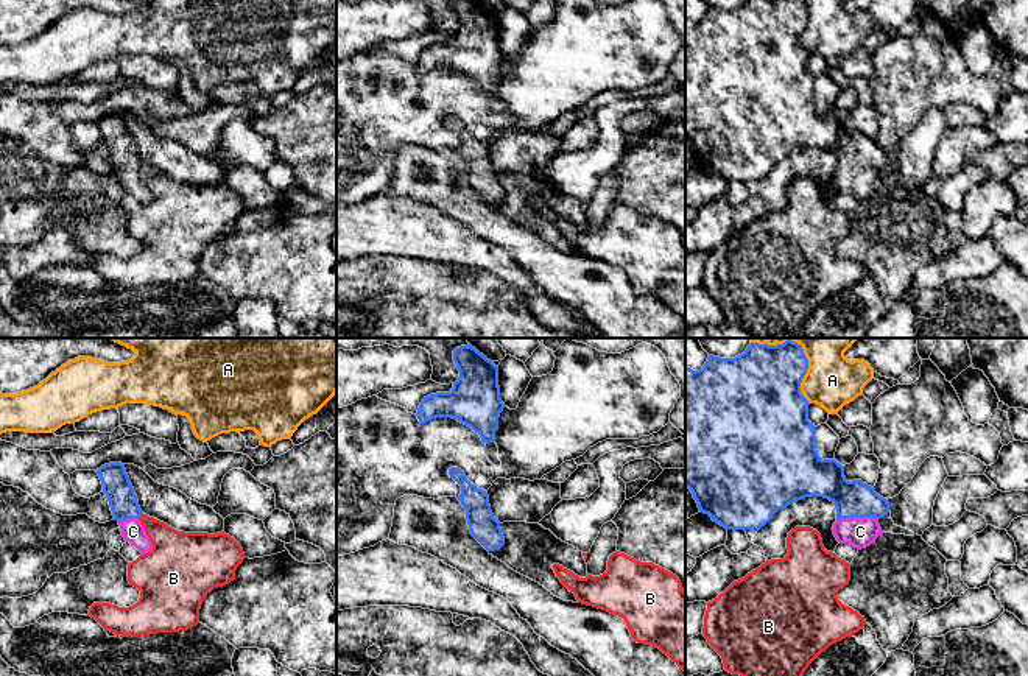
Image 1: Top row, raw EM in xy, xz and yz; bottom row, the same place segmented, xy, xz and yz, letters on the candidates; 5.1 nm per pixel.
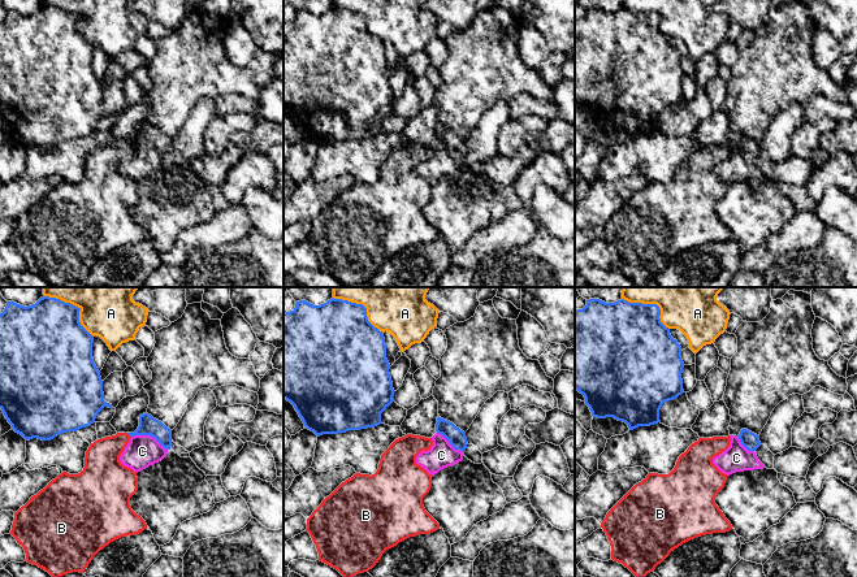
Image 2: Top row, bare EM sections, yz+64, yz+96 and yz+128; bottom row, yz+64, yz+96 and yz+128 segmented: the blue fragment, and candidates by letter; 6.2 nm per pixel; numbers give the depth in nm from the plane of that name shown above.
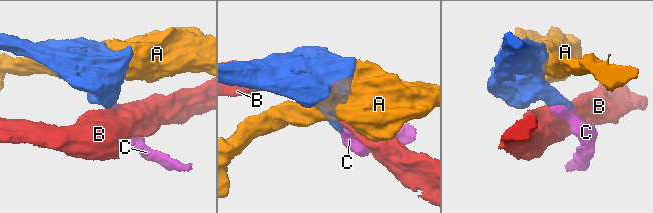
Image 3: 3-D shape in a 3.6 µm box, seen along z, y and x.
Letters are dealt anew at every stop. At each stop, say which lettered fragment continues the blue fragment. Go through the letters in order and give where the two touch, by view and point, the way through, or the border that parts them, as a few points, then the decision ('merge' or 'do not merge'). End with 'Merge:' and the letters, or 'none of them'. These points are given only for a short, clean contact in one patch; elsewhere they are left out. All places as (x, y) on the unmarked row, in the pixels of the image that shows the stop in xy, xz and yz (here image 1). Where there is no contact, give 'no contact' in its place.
A: contact yz (804, 25); do not merge
B: contact xy (140, 165); border xy (142, 164), (139, 170); do not merge
C: contact yz (857, 167); way yz (826, 130), (857, 167), (860, 183); merge
Merge: C

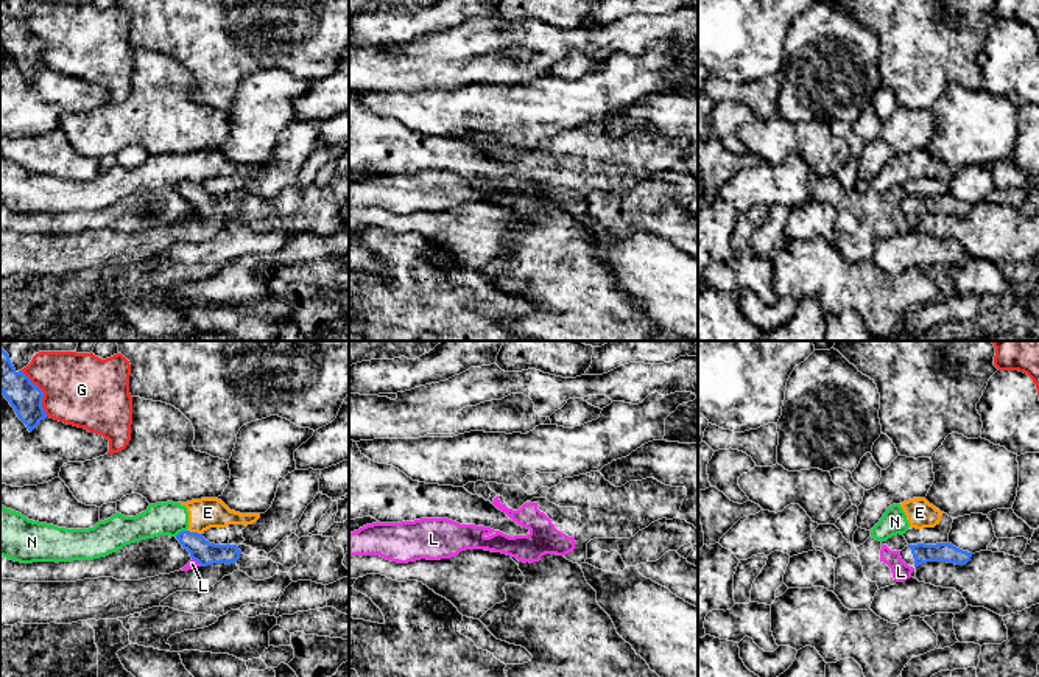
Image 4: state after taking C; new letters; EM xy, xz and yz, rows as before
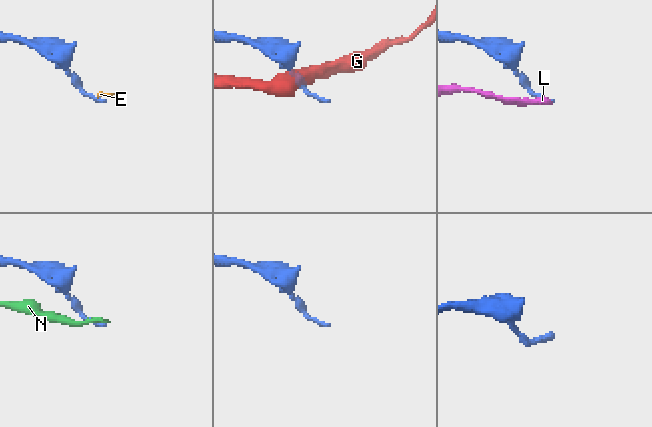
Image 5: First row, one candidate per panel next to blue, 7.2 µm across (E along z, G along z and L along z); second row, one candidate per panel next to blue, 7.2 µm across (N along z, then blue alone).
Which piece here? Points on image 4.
E: contact xy (195, 184); border xy (187, 181), (201, 185); do not merge
G: contact xy (42, 44); do not merge
L: contact xy (197, 212); border xy (192, 209), (201, 217); do not merge
N: contact xy (179, 184); border xy (186, 181), (175, 187); do not merge
Merge: none of them

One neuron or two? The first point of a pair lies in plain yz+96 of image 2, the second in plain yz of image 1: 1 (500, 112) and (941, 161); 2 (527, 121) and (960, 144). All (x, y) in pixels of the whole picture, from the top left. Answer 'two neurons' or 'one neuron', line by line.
1: two neurons
2: one neuron

